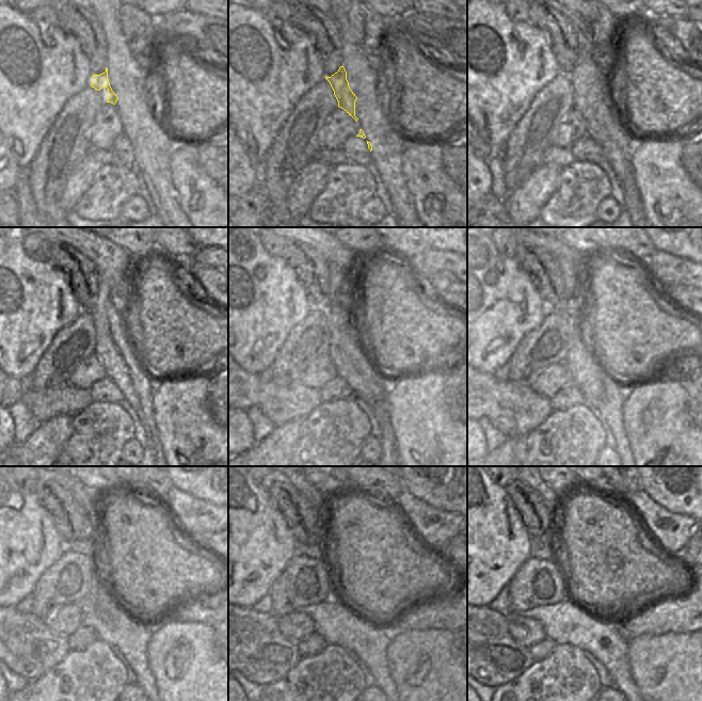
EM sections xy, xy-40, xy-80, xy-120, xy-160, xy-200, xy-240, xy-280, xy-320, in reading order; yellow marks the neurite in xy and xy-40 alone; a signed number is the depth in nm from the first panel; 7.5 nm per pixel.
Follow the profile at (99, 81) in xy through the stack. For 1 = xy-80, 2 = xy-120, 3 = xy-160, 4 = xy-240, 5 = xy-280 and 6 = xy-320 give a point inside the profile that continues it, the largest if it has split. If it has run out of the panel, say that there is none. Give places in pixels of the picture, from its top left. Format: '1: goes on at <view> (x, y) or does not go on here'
1: goes on at xy-80 (584, 93)
2: goes on at xy-120 (107, 333)
3: goes on at xy-160 (342, 329)
4: goes on at xy-240 (101, 594)
5: goes on at xy-280 (323, 500)
6: goes on at xy-320 (554, 498)

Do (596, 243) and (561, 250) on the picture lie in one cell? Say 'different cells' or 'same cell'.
different cells

